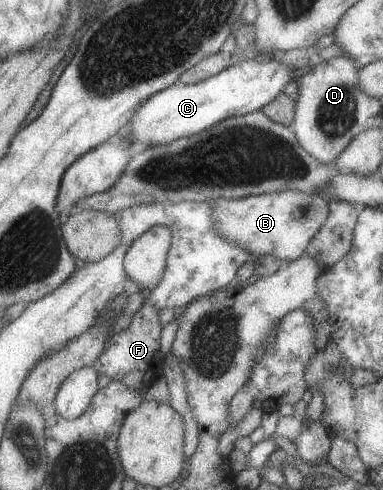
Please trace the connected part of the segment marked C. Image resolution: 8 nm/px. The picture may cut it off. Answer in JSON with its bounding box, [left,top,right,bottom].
[128,61,294,148]

